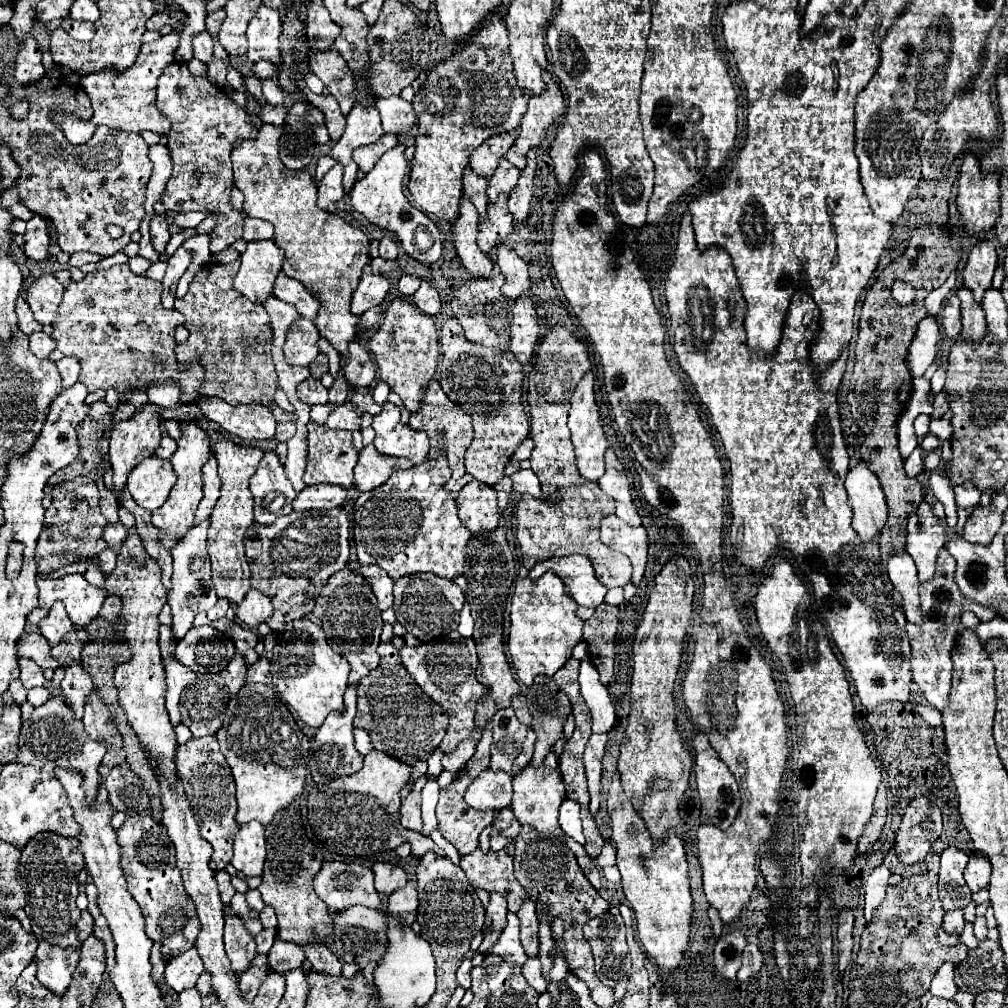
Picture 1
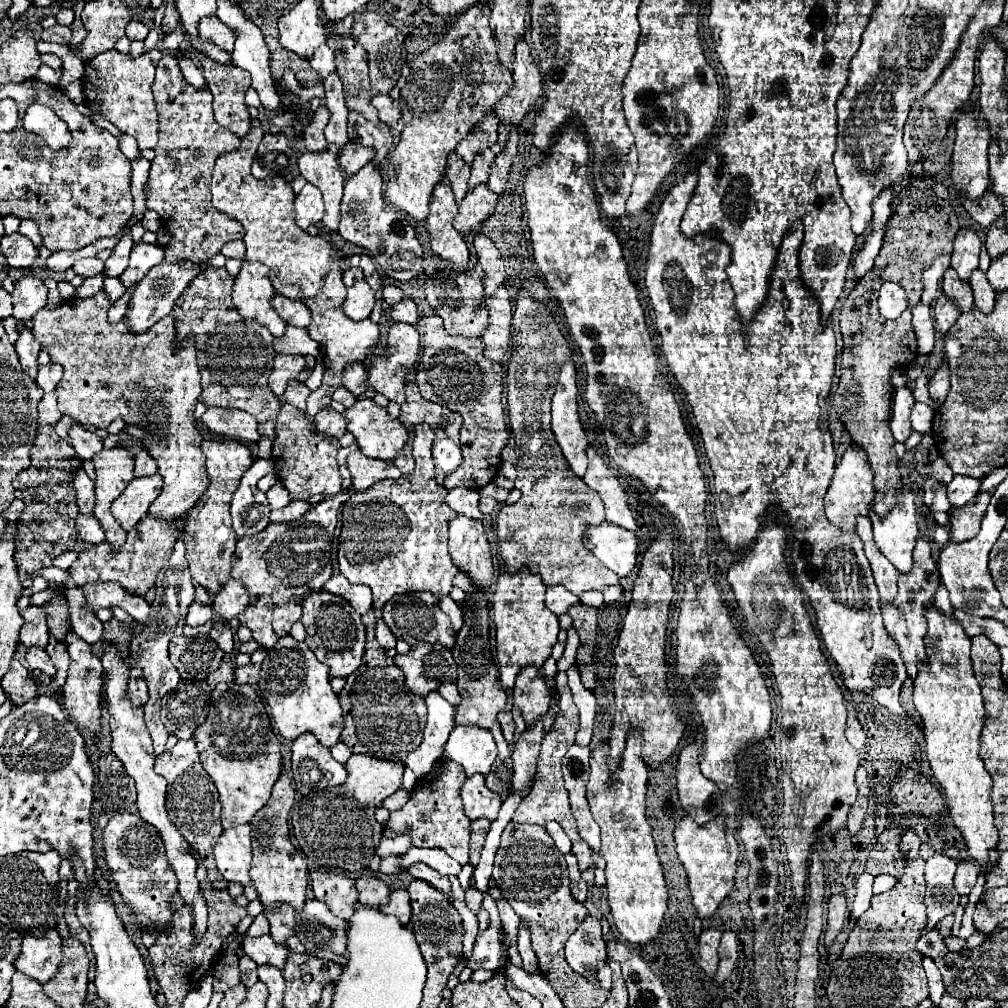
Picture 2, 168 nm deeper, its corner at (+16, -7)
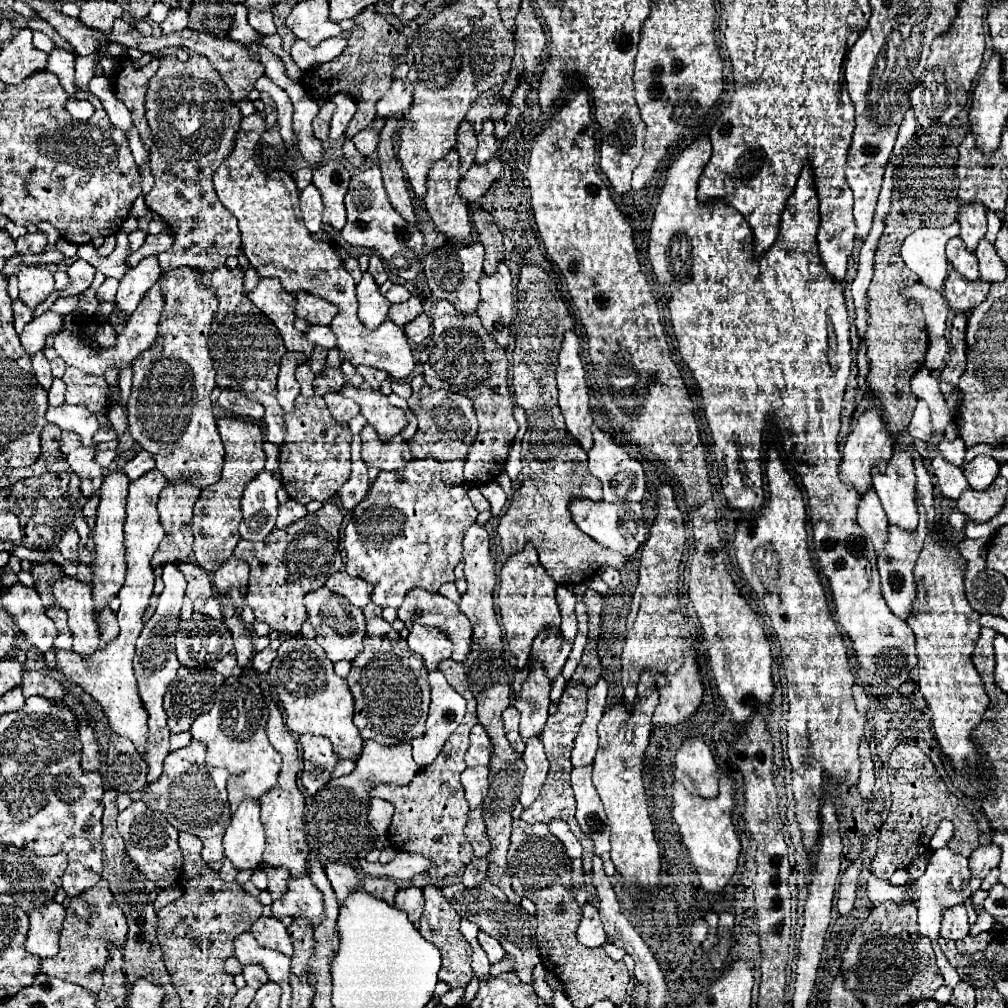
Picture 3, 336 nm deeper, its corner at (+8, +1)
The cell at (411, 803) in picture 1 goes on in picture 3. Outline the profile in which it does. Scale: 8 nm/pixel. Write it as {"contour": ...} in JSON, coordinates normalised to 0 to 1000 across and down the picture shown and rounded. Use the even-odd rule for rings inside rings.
{"contour":[[[444,653],[437,659],[437,667],[442,671],[444,679],[452,687],[456,687],[464,696],[464,706],[462,706],[458,718],[442,734],[435,752],[427,760],[415,764],[415,768],[411,770],[411,774],[407,778],[403,778],[403,780],[377,778],[377,780],[371,780],[367,784],[367,790],[381,792],[381,794],[391,798],[391,810],[389,810],[385,829],[387,829],[389,837],[393,839],[393,843],[417,845],[417,847],[427,849],[431,853],[431,857],[427,859],[425,867],[440,871],[440,869],[452,867],[458,859],[462,859],[470,851],[468,837],[464,837],[464,831],[460,829],[460,817],[464,813],[466,802],[464,802],[464,796],[460,792],[456,768],[462,764],[460,748],[464,744],[464,730],[466,730],[468,720],[474,714],[472,714],[472,692],[468,690],[468,687],[464,683],[458,659]]]}

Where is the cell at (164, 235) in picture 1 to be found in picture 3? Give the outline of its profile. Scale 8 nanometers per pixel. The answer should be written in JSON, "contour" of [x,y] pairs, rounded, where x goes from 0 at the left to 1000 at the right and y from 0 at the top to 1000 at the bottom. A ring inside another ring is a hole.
{"contour":[[[157,252],[141,256],[139,262],[133,264],[119,278],[119,286],[117,286],[117,292],[115,292],[117,306],[123,308],[125,312],[131,312],[135,308],[137,300],[141,298],[141,294],[145,292],[145,288],[157,278],[159,272],[161,272],[161,266],[159,266],[159,260],[157,260]]]}

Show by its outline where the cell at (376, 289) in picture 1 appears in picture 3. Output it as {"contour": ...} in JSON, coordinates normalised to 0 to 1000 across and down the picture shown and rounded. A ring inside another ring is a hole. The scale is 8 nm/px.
{"contour":[[[359,270],[359,278],[353,284],[353,296],[355,296],[355,315],[365,325],[375,325],[385,312],[385,306],[389,304],[383,294],[377,292],[377,284],[367,274],[367,270]]]}

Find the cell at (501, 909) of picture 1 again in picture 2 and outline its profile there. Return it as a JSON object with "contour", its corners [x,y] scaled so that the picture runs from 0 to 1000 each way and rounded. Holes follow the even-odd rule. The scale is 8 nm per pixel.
{"contour":[[[466,879],[464,883],[462,883],[462,897],[464,897],[464,901],[468,903],[468,905],[474,905],[476,903],[476,899],[478,899],[478,885],[472,881],[472,879]]]}

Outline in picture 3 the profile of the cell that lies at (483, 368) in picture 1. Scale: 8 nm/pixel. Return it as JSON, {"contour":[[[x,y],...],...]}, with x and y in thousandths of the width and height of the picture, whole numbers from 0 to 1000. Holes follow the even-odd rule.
{"contour":[[[437,298],[429,308],[429,329],[417,343],[415,361],[429,387],[444,387],[460,391],[468,397],[474,415],[474,433],[464,446],[460,458],[460,476],[464,480],[484,480],[500,468],[502,452],[514,429],[514,419],[508,413],[508,393],[504,385],[504,357],[490,333],[476,321],[472,312],[458,313],[442,298]]]}

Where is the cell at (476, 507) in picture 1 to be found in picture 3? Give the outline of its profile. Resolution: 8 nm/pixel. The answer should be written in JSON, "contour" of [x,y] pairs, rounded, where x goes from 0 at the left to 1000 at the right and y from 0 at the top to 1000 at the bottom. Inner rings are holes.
{"contour":[[[468,520],[460,528],[460,560],[462,560],[460,569],[462,569],[464,585],[458,591],[456,605],[468,617],[468,623],[470,623],[468,633],[478,645],[498,647],[498,623],[496,623],[496,619],[492,615],[492,607],[490,607],[490,599],[488,599],[490,581],[494,577],[494,563],[492,563],[492,556],[490,556],[490,552],[486,548],[486,532],[484,532],[482,524],[476,522],[476,520]]]}

